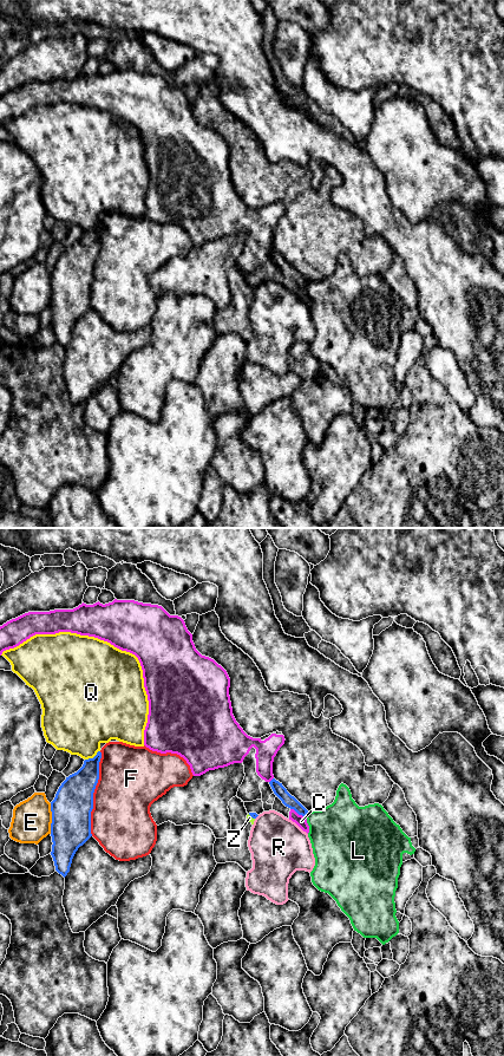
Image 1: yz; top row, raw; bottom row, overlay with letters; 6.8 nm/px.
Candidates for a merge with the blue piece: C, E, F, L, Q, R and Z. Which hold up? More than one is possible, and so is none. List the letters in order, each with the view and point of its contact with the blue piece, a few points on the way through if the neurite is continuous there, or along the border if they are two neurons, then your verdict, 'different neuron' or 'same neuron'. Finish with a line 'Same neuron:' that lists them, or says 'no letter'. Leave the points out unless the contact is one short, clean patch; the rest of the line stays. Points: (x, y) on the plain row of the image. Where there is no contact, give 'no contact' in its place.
C: meets blue in yz at (298, 284); different neuron
E: meets blue in yz at (52, 289); different neuron
F: meets blue in yz at (92, 265); different neuron
L: meets blue in yz at (306, 285); different neuron
Q: meets blue in yz at (93, 228); different neuron
R: meets blue in yz at (256, 287); different neuron
Z: meets blue in yz at (252, 287); border along yz (248, 285), (254, 289); different neuron
Same neuron: no letter

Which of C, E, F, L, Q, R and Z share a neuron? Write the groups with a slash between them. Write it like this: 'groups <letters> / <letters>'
groups C / E / F / L / Q / R / Z

